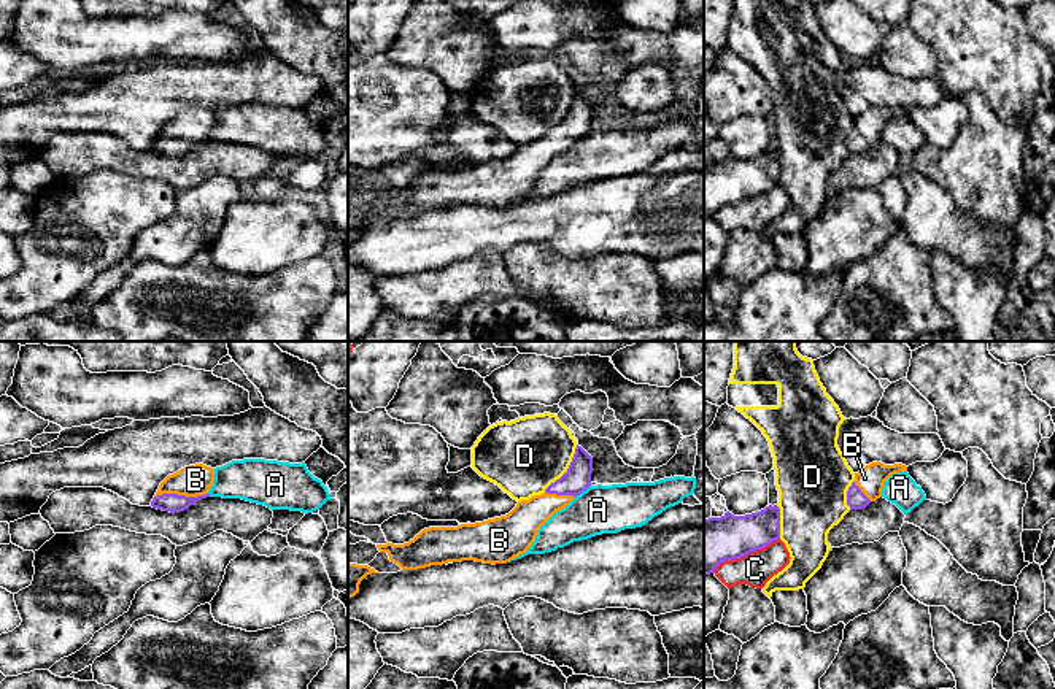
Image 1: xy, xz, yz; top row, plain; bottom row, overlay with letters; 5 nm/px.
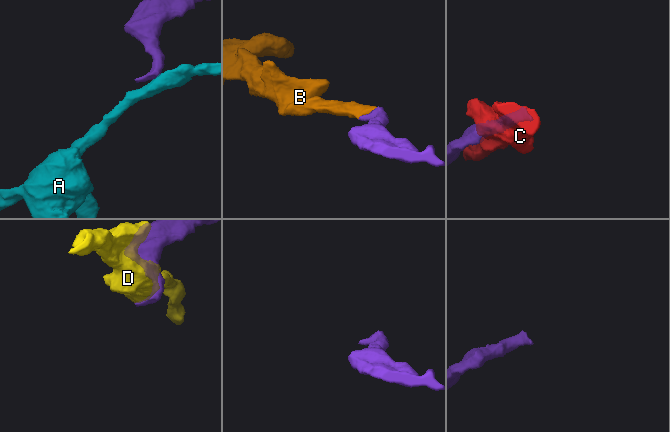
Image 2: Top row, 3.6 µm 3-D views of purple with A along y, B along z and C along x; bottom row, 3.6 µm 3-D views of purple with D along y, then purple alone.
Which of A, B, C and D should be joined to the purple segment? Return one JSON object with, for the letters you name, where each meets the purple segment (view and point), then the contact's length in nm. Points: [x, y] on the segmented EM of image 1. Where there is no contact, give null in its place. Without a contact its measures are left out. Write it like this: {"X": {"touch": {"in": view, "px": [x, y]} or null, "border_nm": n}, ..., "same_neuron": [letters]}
{"B": {"touch": {"in": "xy", "px": [180, 496]}, "border_nm": 280}, "same_neuron": ["B"]}

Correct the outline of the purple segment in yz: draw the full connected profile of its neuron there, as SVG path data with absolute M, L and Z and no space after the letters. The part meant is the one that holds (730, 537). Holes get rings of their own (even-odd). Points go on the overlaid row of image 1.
M777 505L745 516L726 511L721 518L704 519L704 575L713 573L725 560L740 559L779 538Z

